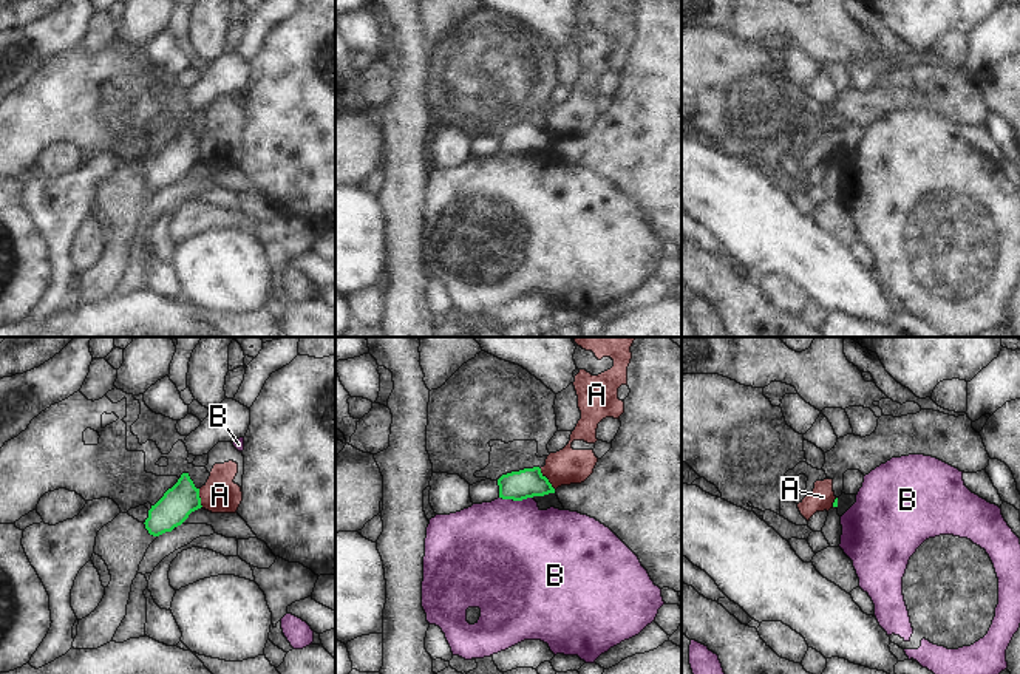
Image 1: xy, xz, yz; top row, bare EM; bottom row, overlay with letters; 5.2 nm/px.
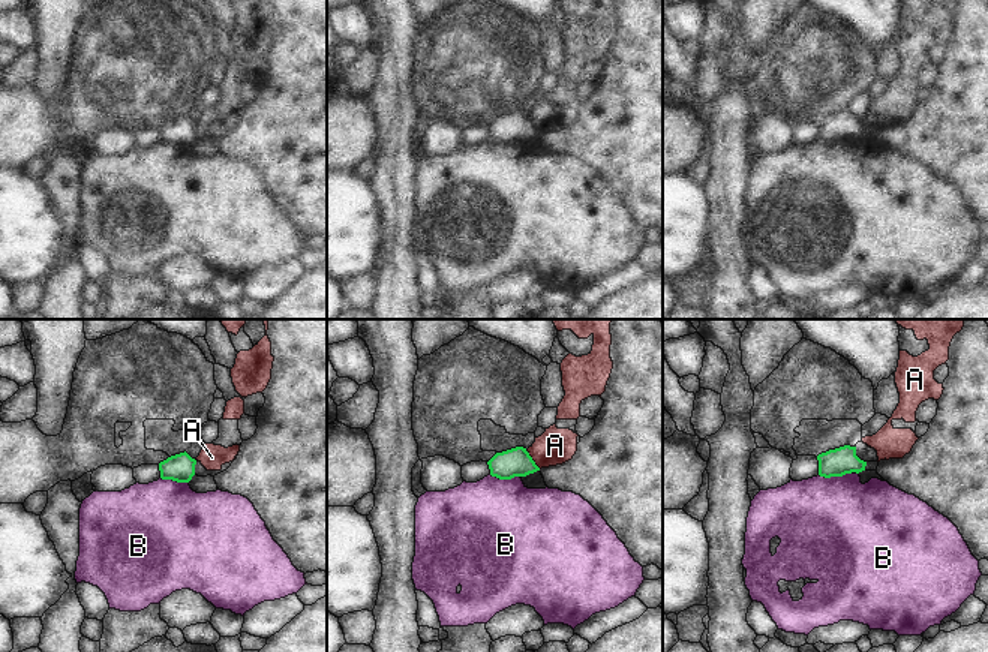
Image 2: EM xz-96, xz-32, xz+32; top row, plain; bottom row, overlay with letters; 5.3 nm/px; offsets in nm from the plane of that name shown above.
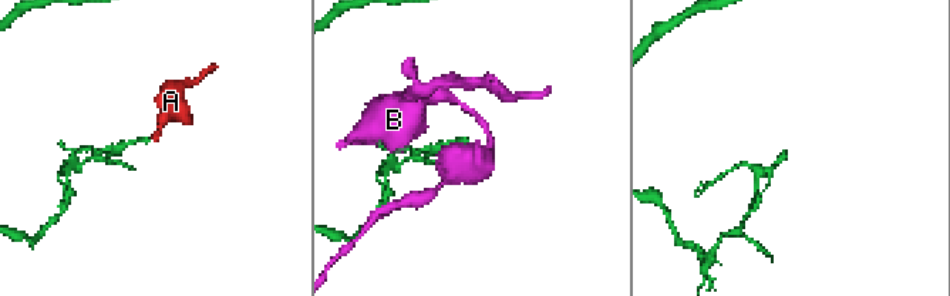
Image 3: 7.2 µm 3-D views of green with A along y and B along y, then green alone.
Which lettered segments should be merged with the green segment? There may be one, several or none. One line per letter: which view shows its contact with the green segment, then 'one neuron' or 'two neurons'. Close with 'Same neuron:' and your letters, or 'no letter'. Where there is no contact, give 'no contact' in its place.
A: xz | two neurons
B: xz | two neurons
Same neuron: no letter

